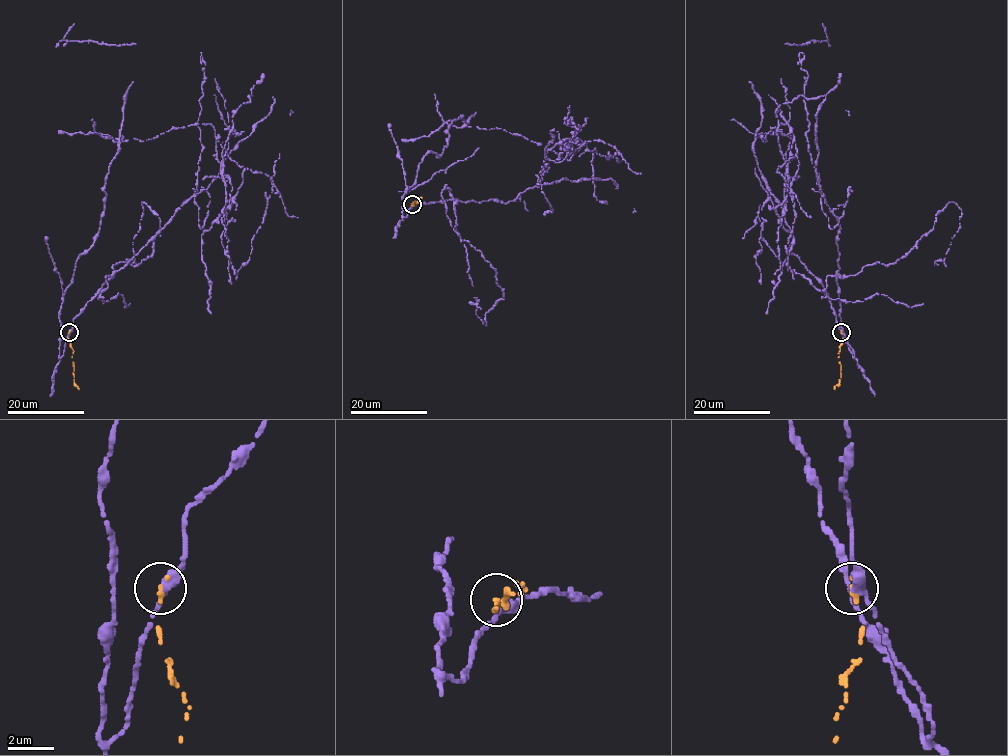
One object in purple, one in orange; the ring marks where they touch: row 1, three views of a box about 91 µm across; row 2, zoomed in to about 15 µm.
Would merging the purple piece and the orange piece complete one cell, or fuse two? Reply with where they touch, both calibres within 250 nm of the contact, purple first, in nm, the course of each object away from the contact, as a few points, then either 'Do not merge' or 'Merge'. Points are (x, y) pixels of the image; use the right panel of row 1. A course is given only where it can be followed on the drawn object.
Place: (841, 332). Thickness 340 nm (purple) against 200 nm. Course of purple: (841, 332), (753, 152), (781, 124), (797, 150), (777, 169), (794, 203), (793, 279). Course of orange: (841, 332), (840, 382), (834, 389). Do not merge

